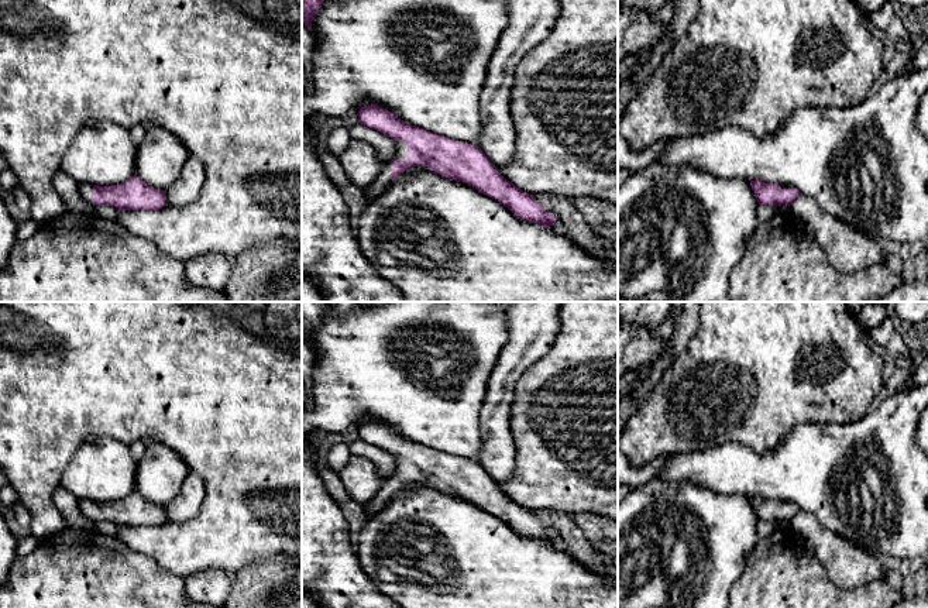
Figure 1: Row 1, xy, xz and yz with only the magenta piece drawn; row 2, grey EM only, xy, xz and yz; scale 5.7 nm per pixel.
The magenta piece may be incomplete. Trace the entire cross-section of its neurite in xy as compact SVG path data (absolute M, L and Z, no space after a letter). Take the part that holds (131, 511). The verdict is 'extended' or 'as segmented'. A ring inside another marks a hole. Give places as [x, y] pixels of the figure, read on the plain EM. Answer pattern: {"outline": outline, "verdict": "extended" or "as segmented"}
{"outline": "M137 491L114 502L79 499L80 512L93 522L111 522L124 526L159 526L166 519L165 506L148 502Z", "verdict": "extended"}

